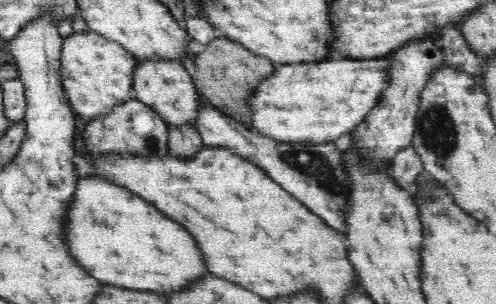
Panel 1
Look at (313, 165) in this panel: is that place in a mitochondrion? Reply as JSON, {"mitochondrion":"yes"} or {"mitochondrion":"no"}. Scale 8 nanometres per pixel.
{"mitochondrion":"yes"}

